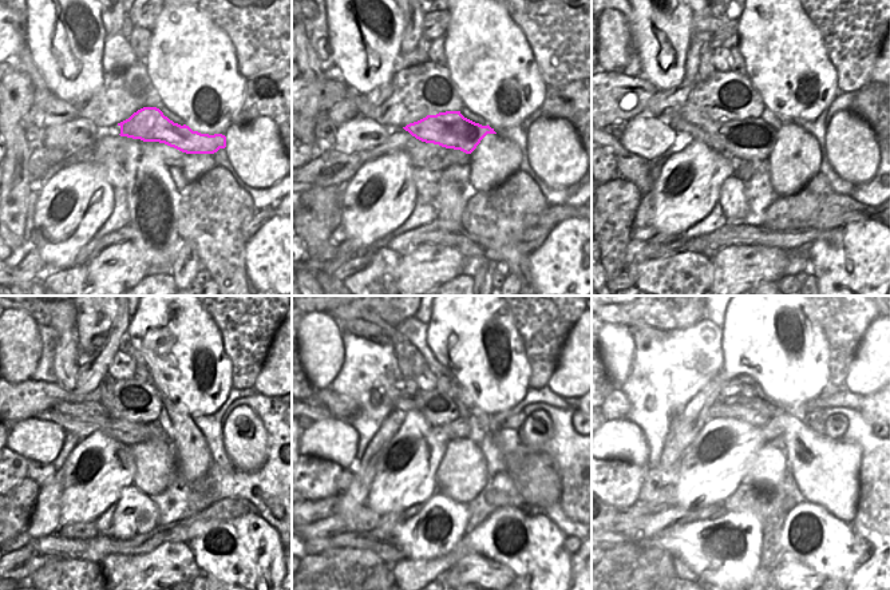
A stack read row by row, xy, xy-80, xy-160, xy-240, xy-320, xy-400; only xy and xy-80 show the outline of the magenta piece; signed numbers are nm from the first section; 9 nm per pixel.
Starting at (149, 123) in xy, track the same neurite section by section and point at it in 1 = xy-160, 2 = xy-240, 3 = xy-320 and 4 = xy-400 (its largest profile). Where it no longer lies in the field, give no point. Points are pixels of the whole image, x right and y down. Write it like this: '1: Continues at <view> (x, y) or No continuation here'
1: Continues at xy-160 (752, 139)
2: Continues at xy-240 (94, 412)
3: Continues at xy-320 (337, 404)
4: Continues at xy-400 (618, 406)

